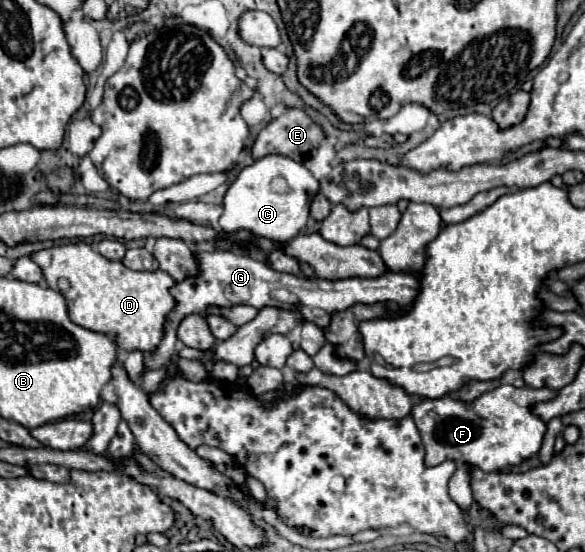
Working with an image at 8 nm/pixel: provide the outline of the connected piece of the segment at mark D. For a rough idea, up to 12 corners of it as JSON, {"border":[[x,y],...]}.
{"border":[[84,242],[30,258],[66,278],[78,326],[152,352],[176,306],[166,272],[128,270]]}

